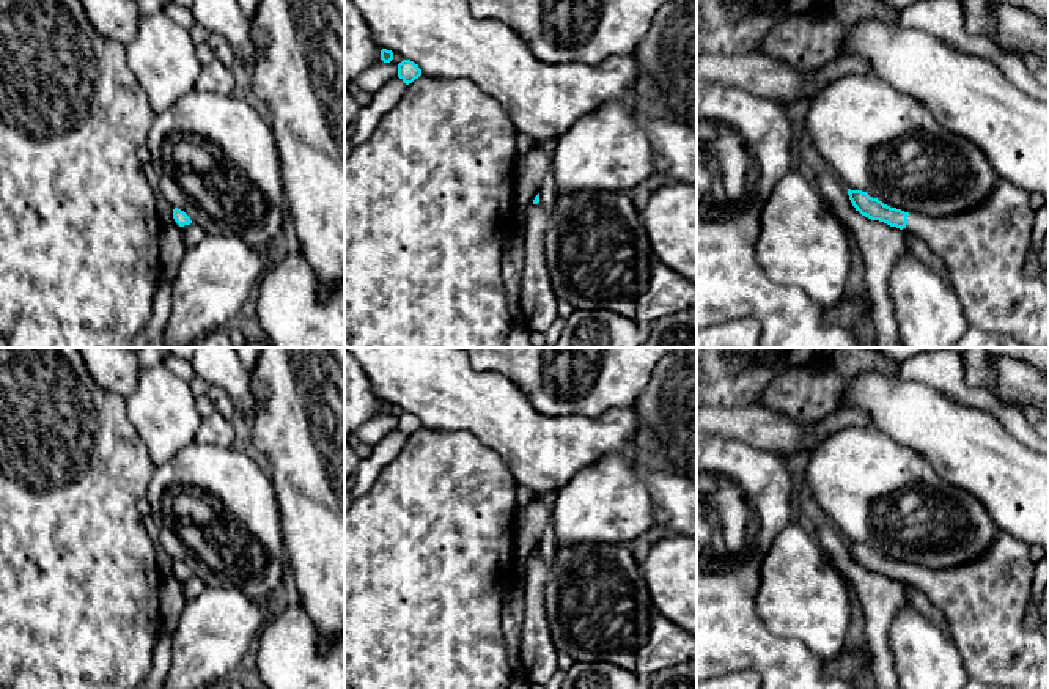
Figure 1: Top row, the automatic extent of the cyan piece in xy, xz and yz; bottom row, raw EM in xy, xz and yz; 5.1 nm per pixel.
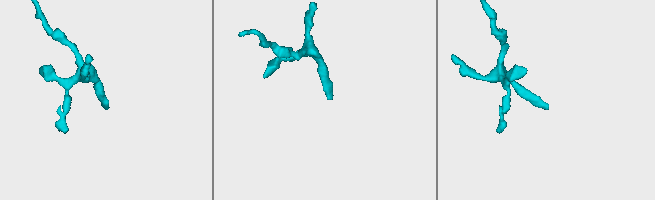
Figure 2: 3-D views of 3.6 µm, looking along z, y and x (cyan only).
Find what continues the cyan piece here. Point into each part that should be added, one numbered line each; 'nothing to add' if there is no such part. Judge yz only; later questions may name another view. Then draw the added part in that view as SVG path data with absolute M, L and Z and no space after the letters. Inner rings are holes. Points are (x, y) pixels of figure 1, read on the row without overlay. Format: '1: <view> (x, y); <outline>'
1: yz (985, 601); M1002 530L991 549L974 562L944 571L909 565L906 577L945 613L970 680L1010 689L1049 689L1049 642L1040 629L1024 625L1033 579L1030 547Z

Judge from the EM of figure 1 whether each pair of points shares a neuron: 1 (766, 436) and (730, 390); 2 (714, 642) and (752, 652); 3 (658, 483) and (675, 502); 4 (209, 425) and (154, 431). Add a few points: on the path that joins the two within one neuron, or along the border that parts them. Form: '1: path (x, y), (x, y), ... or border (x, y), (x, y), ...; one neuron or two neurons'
1: border (713, 405), (761, 408); two neurons
2: path (724, 642), (743, 642); one neuron
3: path (662, 488), (672, 497); one neuron
4: border (202, 419), (194, 439); two neurons

